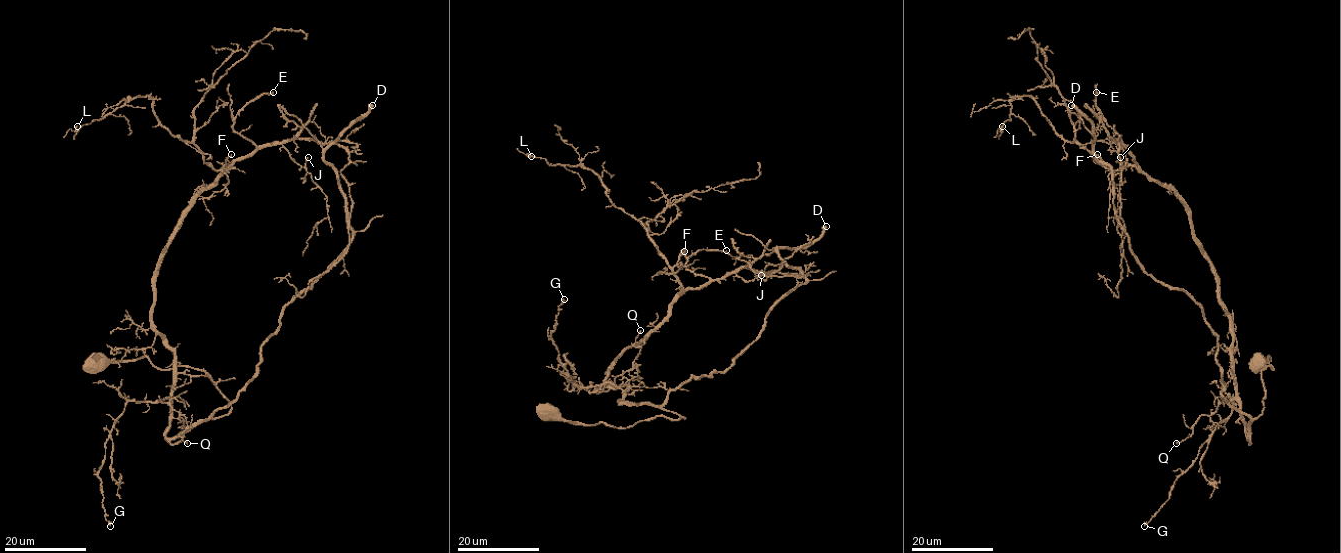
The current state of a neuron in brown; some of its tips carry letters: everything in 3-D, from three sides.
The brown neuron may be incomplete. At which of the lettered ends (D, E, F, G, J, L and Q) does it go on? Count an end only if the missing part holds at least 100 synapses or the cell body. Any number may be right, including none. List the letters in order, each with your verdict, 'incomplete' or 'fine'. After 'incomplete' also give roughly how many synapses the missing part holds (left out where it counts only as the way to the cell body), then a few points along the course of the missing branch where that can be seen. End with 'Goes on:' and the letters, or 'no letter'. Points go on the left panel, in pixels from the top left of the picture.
D: incomplete; about 350 synapses
E: fine
F: fine
G: fine
J: fine
L: fine
Q: fine
Goes on: D

